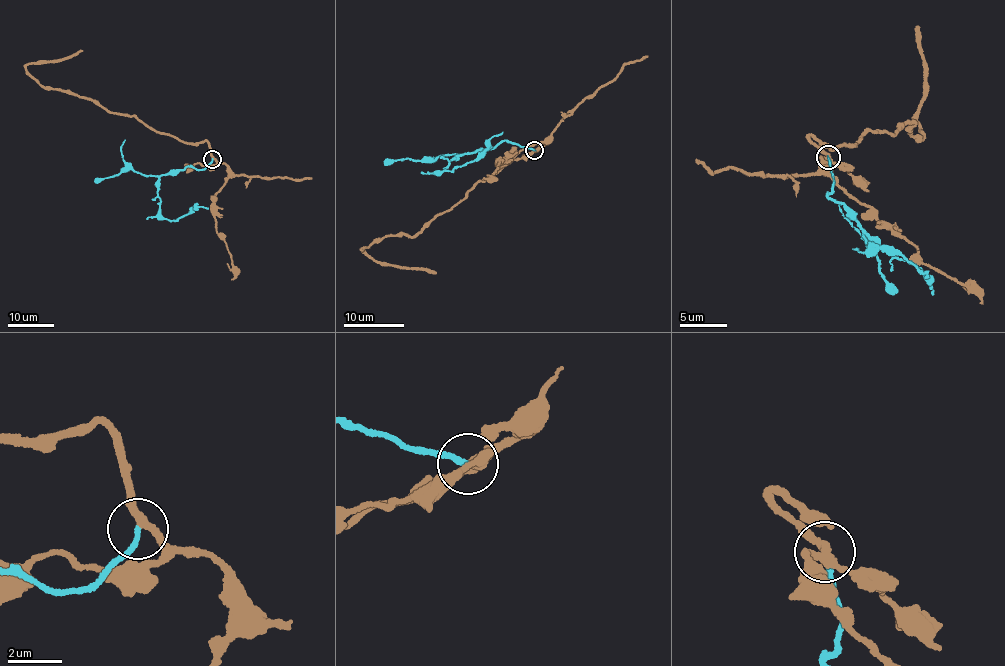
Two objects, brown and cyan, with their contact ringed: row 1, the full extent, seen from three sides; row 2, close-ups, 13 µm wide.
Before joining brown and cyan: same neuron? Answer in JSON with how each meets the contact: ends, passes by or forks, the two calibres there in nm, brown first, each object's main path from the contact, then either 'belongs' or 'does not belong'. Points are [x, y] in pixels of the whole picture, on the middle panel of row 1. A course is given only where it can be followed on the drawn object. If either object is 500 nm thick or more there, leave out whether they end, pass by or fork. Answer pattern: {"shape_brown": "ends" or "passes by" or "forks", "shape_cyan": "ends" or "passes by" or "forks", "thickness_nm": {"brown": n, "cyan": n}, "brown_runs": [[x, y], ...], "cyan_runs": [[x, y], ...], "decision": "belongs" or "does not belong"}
{"shape_brown": "passes by", "shape_cyan": "ends", "thickness_nm": {"brown": 240, "cyan": 190}, "brown_runs": [[534, 150], [476, 183], [419, 232], [390, 235], [362, 249], [372, 258], [435, 273]], "cyan_runs": [[534, 150], [505, 140], [494, 148], [465, 154], [440, 171], [453, 171], [476, 159], [492, 136], [502, 133]], "decision": "does not belong"}

